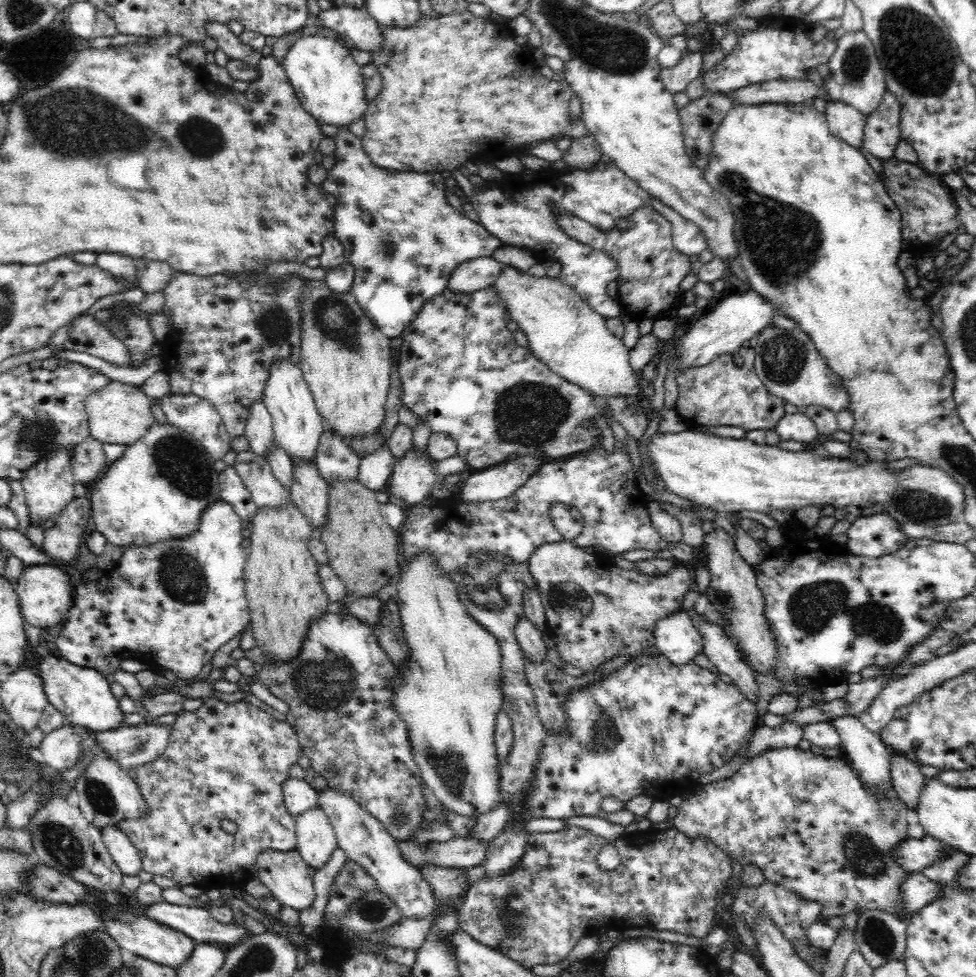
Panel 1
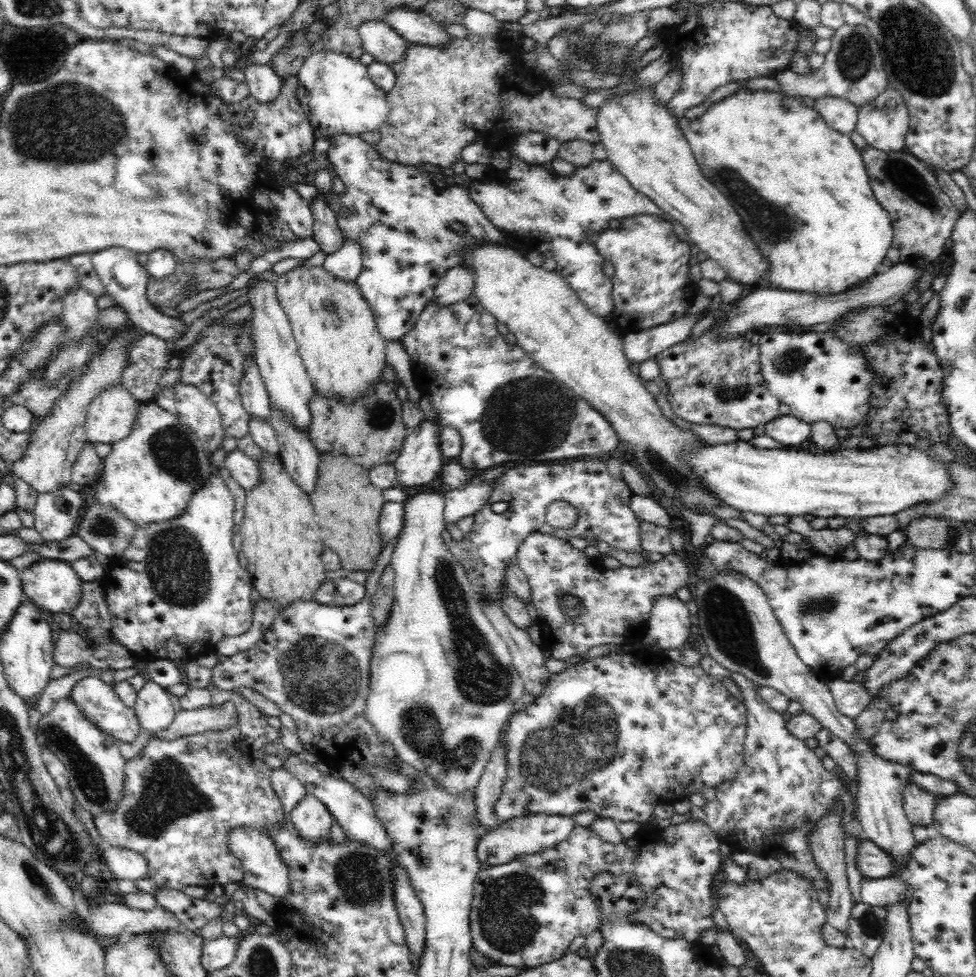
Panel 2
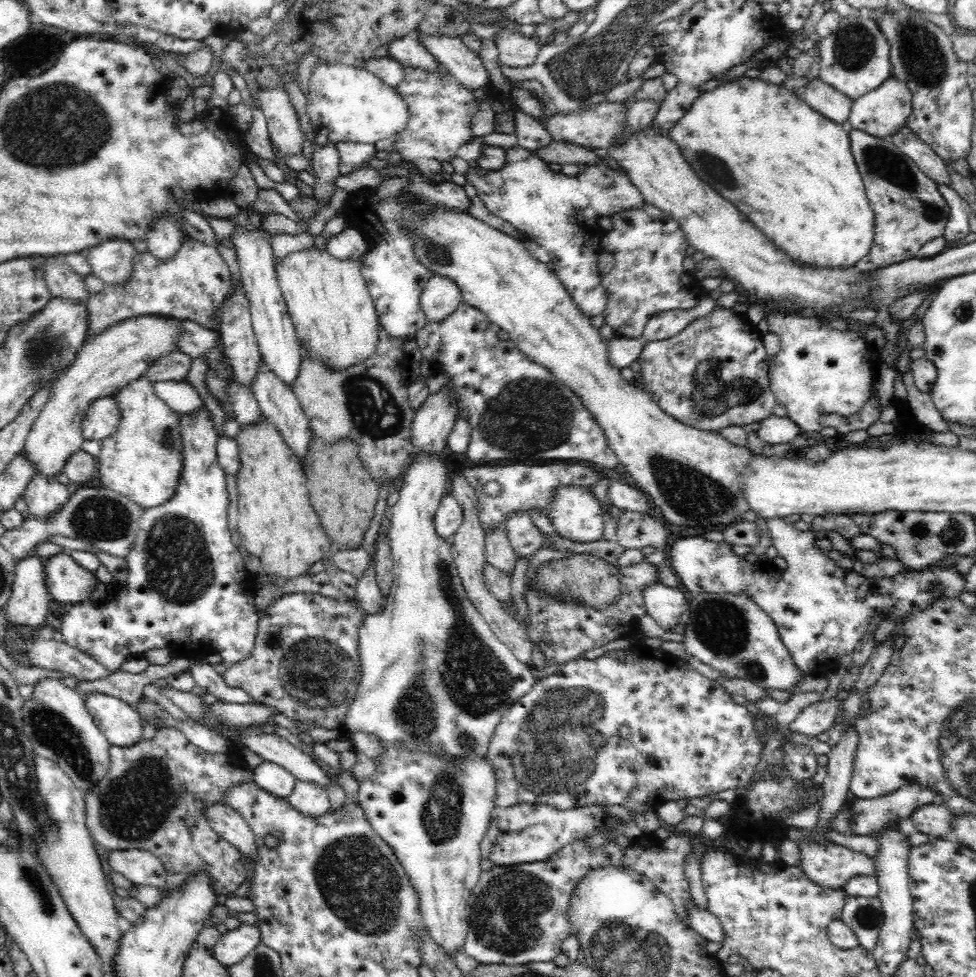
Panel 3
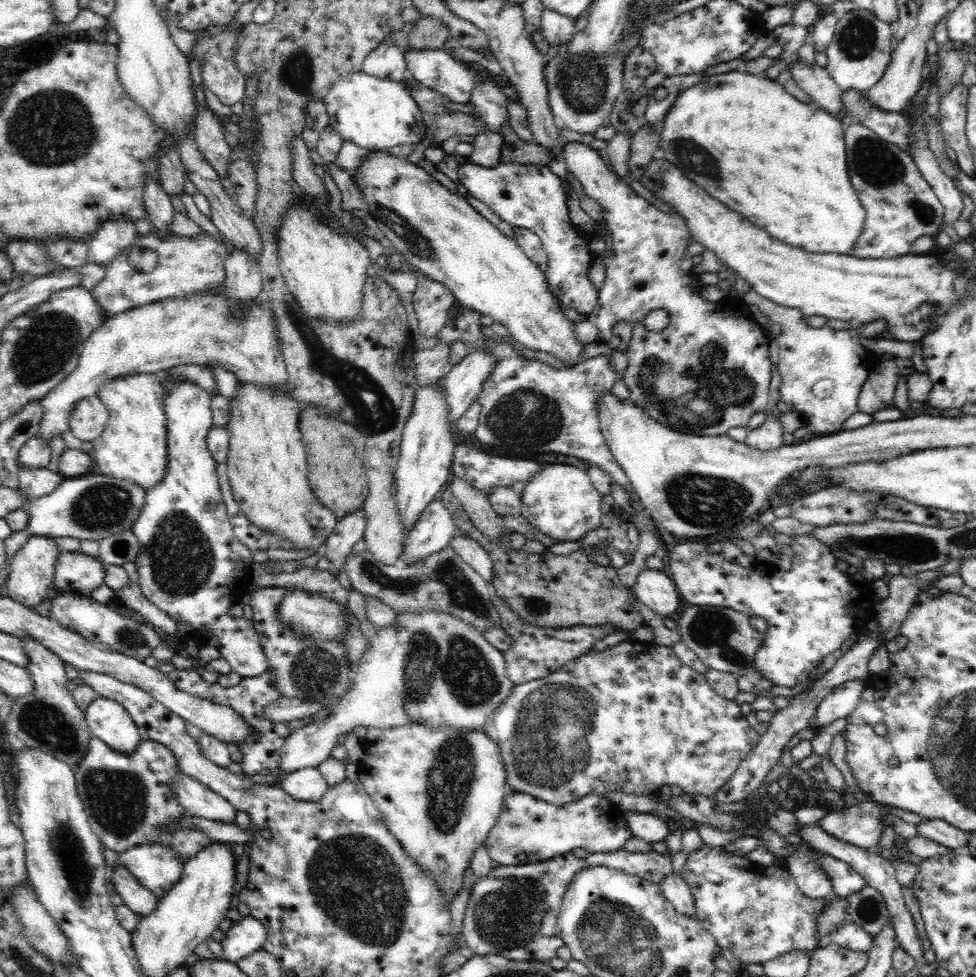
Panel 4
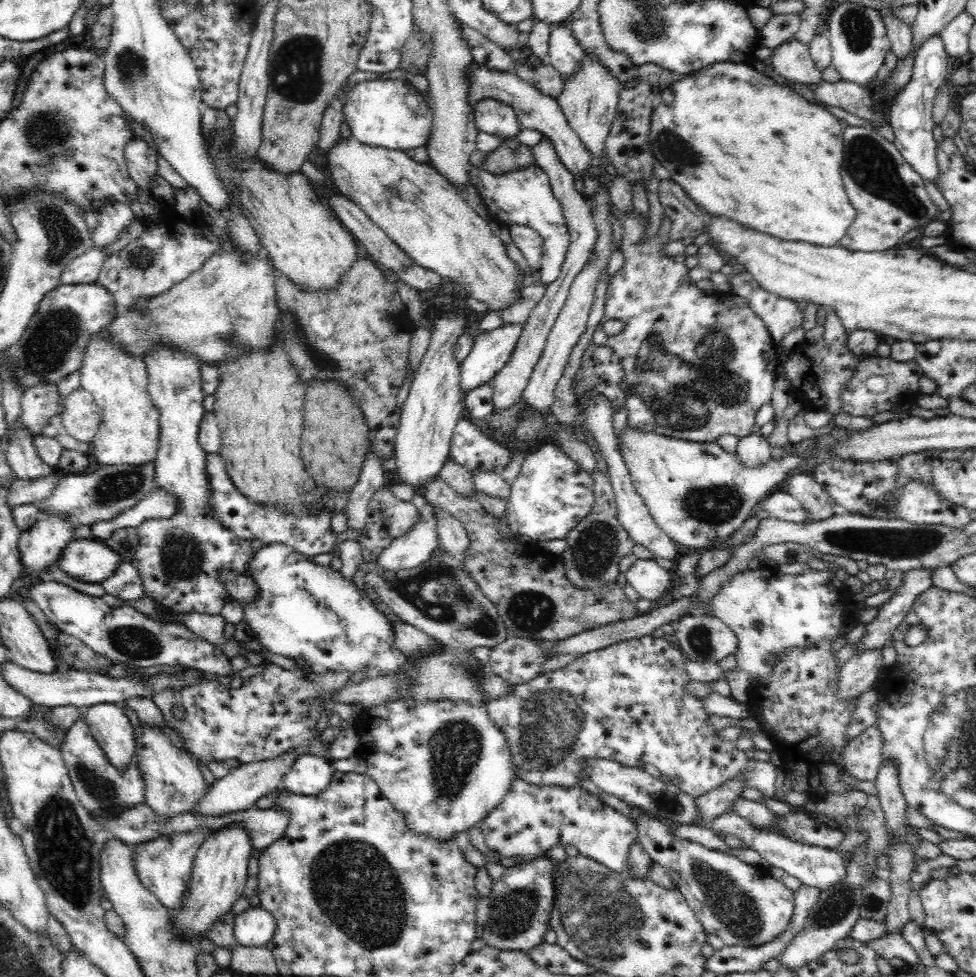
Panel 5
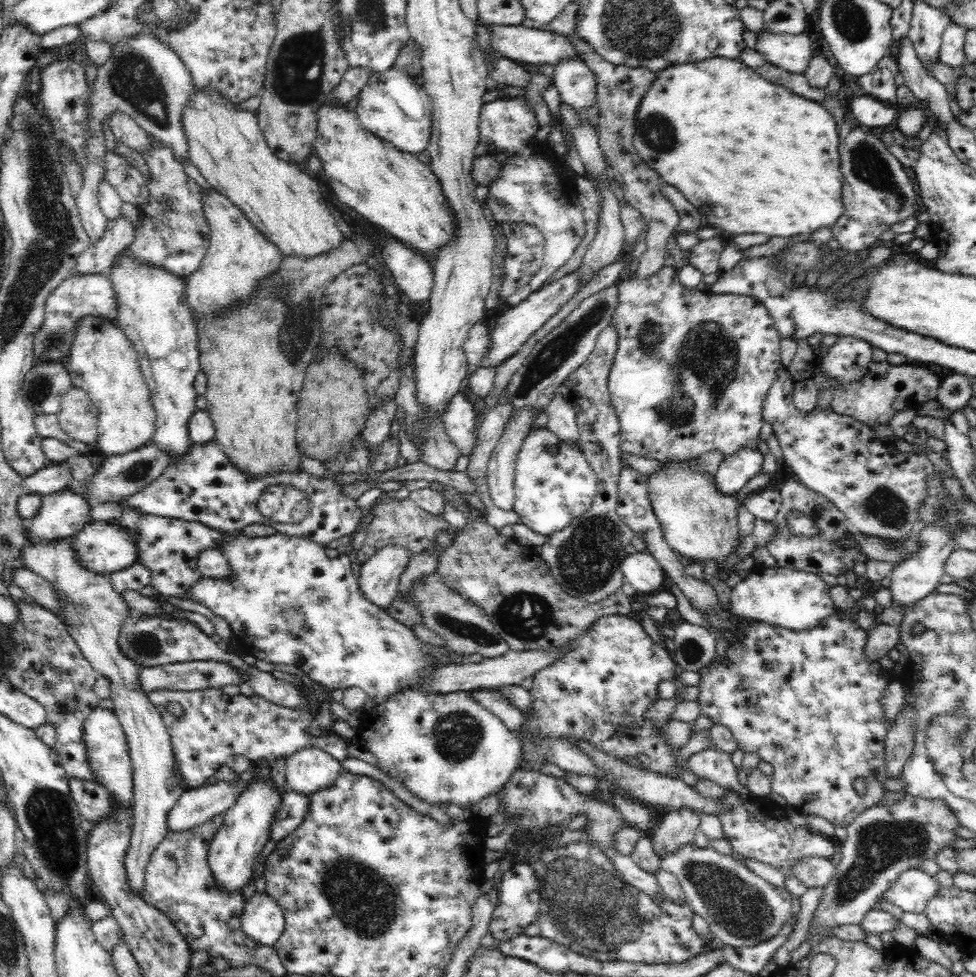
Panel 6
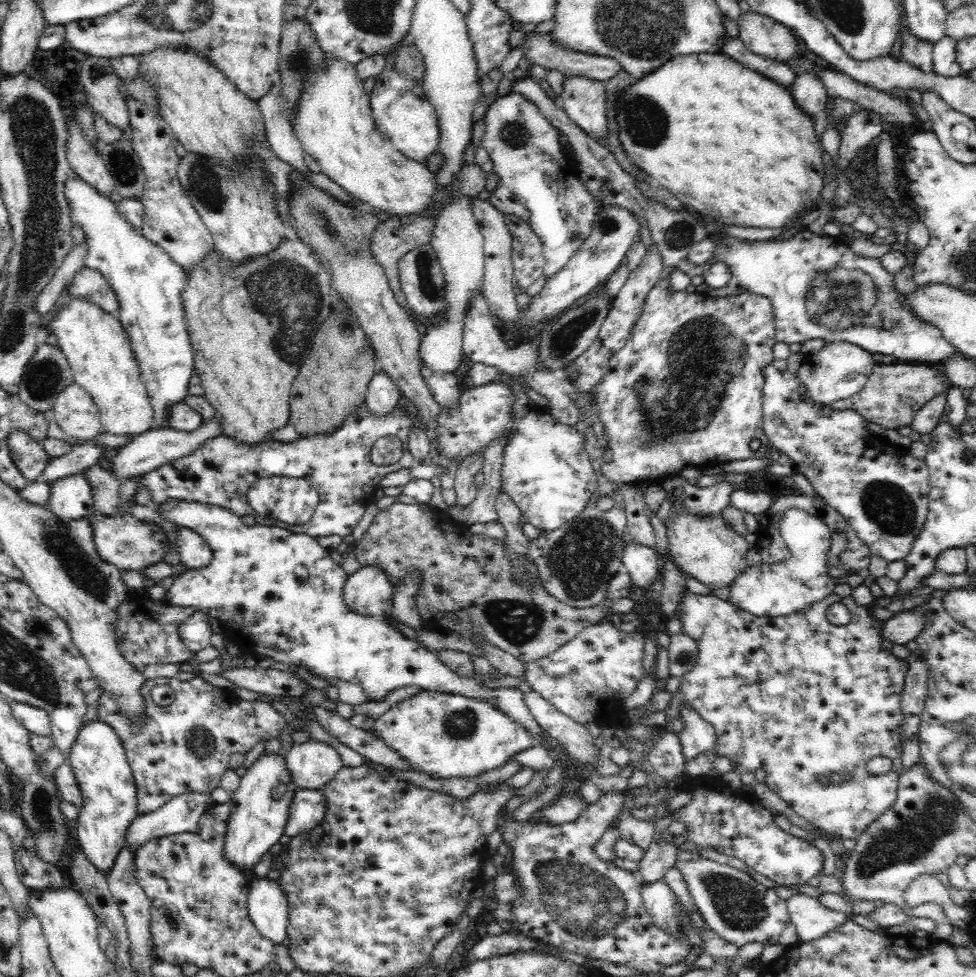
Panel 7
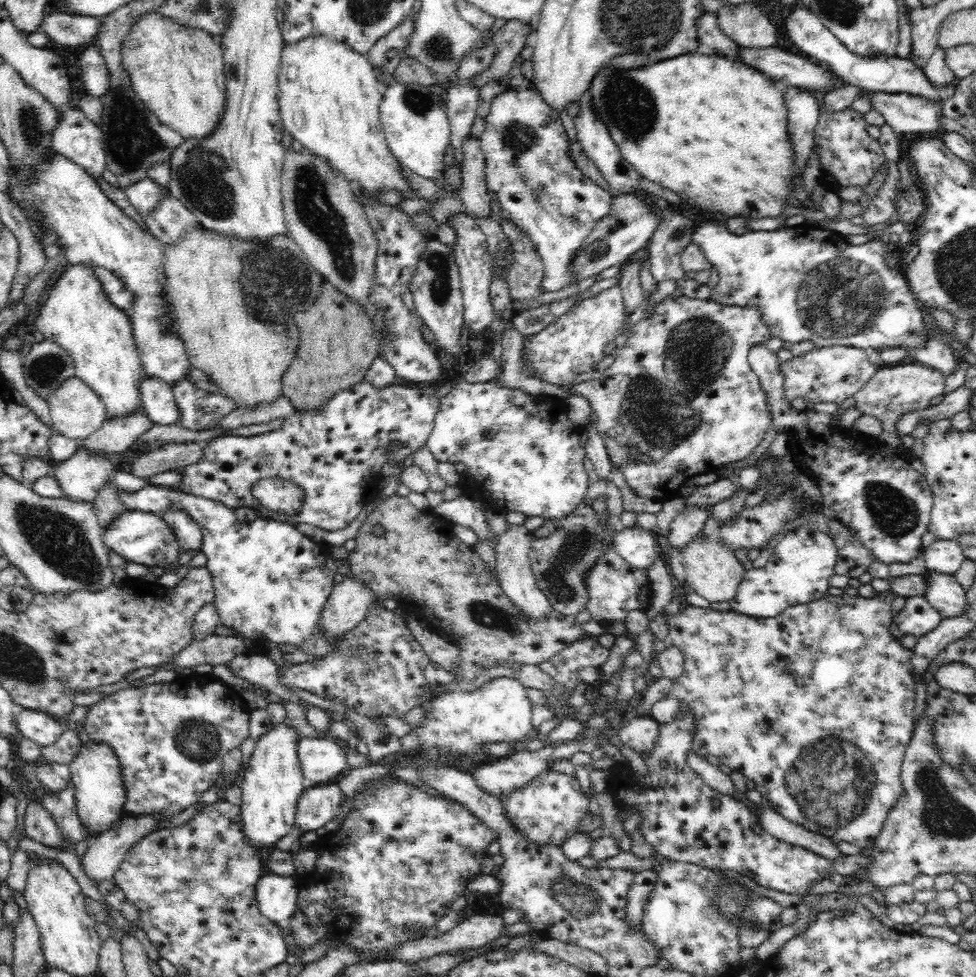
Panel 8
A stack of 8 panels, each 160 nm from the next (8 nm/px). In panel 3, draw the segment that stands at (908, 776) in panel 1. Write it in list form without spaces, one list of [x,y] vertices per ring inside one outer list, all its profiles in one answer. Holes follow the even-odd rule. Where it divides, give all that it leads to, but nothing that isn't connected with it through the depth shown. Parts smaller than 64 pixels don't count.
[[[928,804],[918,808],[910,817],[918,832],[926,836],[954,839],[954,816],[943,805]]]

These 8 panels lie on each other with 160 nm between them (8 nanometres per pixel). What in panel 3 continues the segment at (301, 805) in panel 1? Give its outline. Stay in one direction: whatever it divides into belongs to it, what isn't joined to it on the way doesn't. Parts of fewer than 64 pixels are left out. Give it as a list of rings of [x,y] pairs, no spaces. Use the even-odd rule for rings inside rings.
[[[263,761],[252,770],[253,781],[261,790],[268,791],[278,798],[287,798],[292,793],[297,779],[280,764]]]

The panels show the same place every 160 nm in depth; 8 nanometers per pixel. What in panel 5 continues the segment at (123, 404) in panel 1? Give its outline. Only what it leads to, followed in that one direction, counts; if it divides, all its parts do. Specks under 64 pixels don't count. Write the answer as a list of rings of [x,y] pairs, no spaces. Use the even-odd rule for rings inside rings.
[[[80,386],[64,396],[60,406],[64,407],[59,416],[67,433],[78,442],[90,444],[101,420],[101,410],[94,397]]]

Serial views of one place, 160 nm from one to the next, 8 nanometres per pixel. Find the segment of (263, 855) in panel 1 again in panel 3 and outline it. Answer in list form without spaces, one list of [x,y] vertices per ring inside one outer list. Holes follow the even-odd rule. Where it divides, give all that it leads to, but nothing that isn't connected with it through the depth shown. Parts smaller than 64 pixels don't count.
[[[224,802],[207,805],[202,813],[216,834],[236,847],[244,858],[256,860],[254,834],[240,813]]]

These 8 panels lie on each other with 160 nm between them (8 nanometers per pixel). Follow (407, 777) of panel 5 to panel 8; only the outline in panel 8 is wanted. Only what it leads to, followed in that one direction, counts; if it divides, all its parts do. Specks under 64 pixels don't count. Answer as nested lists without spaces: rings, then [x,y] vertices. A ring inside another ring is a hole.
[[[496,677],[485,682],[478,690],[472,689],[466,693],[463,689],[452,693],[440,693],[434,696],[424,705],[426,715],[420,722],[420,726],[413,727],[418,742],[424,748],[440,748],[440,756],[448,754],[472,754],[475,757],[484,758],[483,754],[477,752],[482,744],[486,742],[507,742],[511,746],[517,746],[521,741],[526,741],[531,737],[534,728],[532,720],[532,703],[528,698],[525,686],[515,678]]]

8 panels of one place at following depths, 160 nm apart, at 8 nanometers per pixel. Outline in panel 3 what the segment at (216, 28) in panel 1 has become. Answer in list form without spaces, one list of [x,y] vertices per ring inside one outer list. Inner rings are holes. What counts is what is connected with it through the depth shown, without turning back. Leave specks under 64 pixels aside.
[[[274,87],[257,94],[257,102],[267,120],[269,140],[283,156],[302,154],[304,135],[298,117],[282,87]]]

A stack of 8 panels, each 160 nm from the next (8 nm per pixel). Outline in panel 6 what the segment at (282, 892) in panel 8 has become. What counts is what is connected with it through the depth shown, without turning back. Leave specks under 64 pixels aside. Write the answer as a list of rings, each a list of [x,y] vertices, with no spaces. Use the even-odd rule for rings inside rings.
[[[256,892],[241,916],[242,930],[258,945],[273,947],[285,929],[284,911],[268,893]]]

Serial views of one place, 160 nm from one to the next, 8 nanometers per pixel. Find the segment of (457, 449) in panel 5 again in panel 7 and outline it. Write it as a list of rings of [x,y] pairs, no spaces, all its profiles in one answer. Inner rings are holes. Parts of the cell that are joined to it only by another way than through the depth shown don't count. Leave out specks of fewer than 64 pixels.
[[[420,354],[419,358],[421,358],[420,376],[424,379],[424,383],[428,385],[430,394],[436,399],[436,402],[438,402],[440,406],[443,406],[444,408],[456,408],[456,398],[460,396],[460,391],[458,391],[458,381],[456,380],[456,377],[454,377],[454,374],[450,372],[434,372],[431,368],[428,368],[428,365],[426,365],[424,361],[422,361]]]

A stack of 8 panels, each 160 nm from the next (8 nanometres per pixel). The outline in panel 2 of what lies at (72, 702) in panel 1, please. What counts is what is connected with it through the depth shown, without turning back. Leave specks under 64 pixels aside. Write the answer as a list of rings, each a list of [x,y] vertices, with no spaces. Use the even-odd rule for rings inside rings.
[[[98,676],[86,677],[79,680],[74,686],[71,699],[79,706],[82,714],[100,730],[109,734],[119,744],[134,742],[142,728],[137,714],[133,708],[126,706],[120,697],[114,693],[114,689],[106,685]]]

